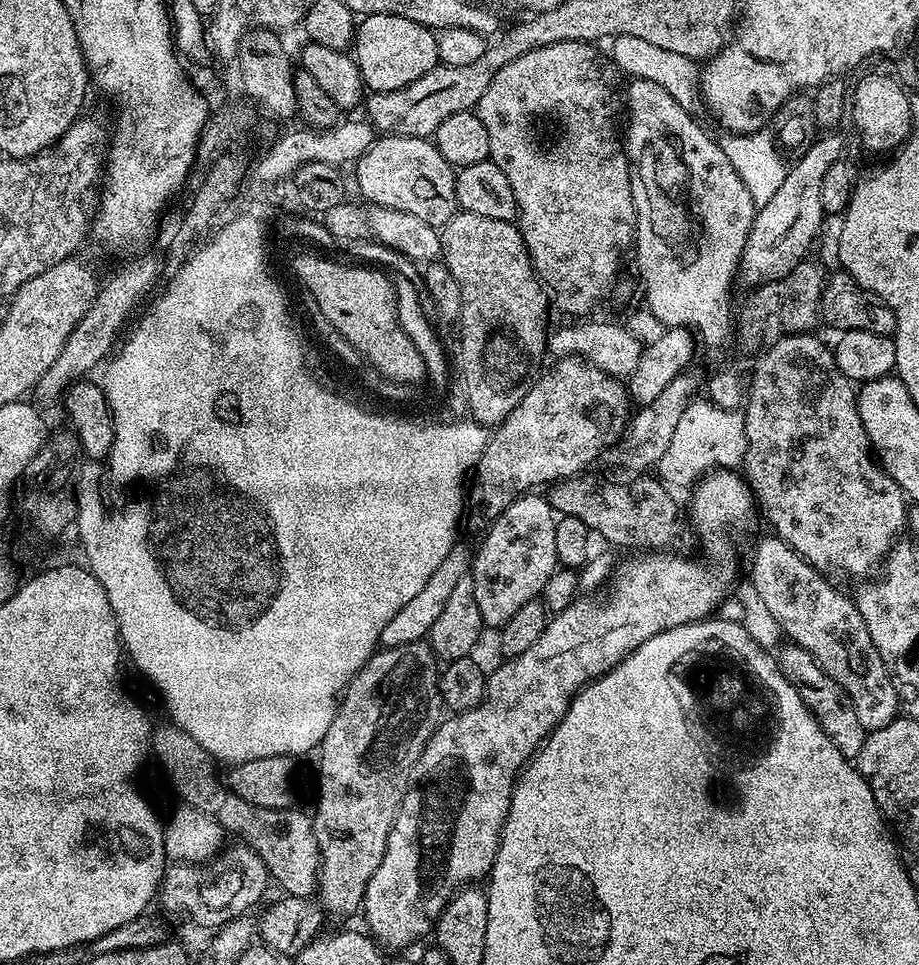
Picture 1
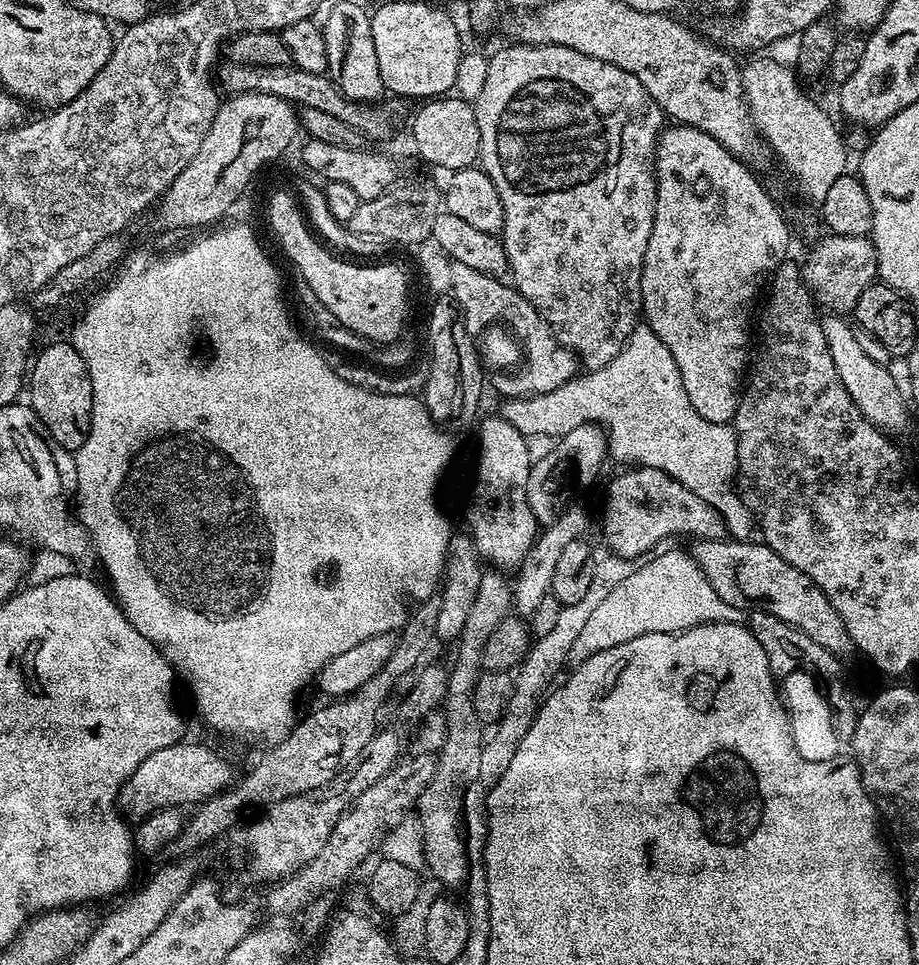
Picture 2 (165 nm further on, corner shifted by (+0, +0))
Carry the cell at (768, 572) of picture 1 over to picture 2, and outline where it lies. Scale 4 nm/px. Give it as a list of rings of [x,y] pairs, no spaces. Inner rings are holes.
[[[632,466],[621,472],[624,473],[609,482],[608,497],[604,500],[604,540],[615,555],[635,561],[636,556],[651,553],[651,548],[667,536],[700,535],[696,537],[725,539],[722,514],[710,506],[710,502],[702,502],[694,490],[686,490],[682,482],[670,478],[670,474],[643,466]]]

